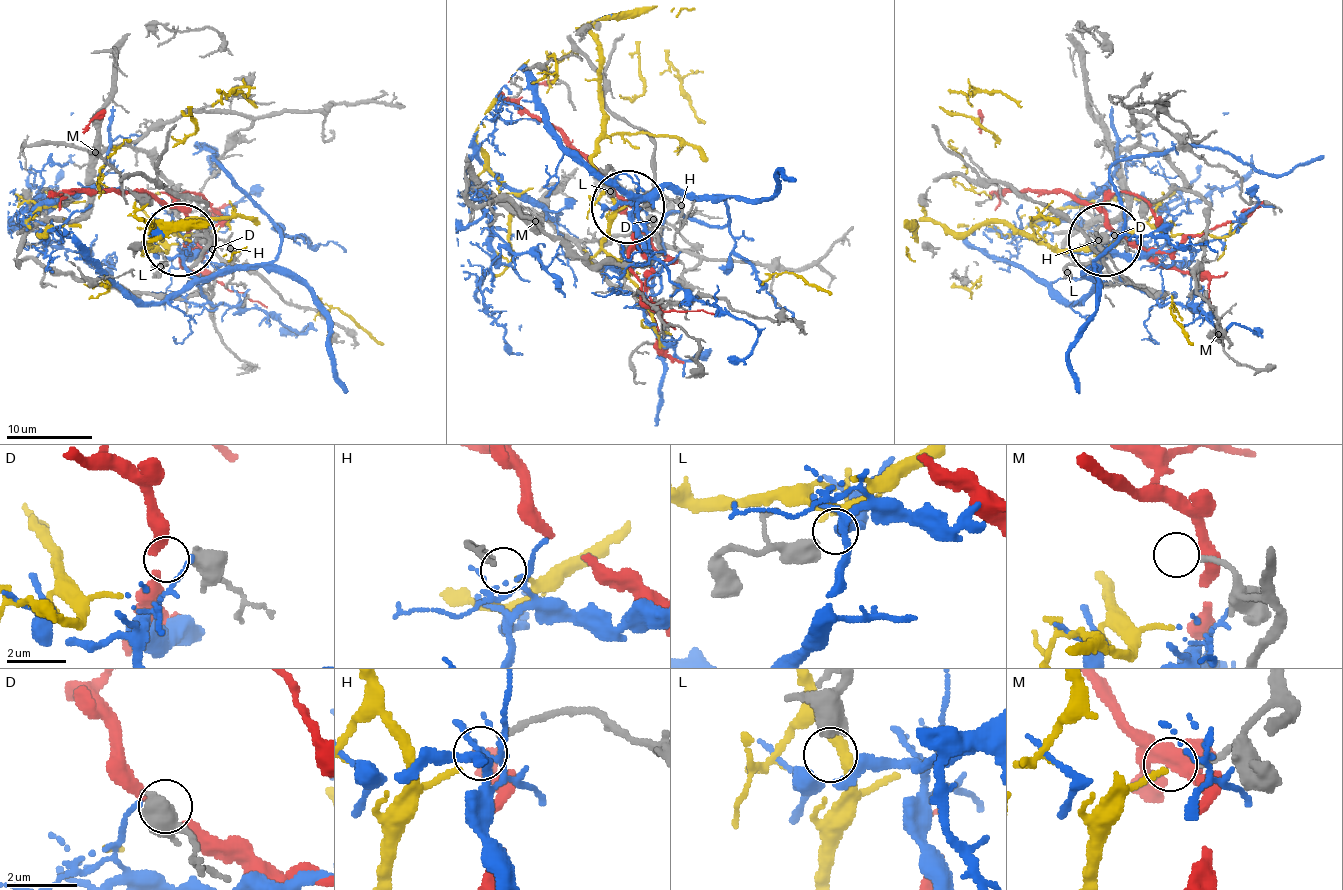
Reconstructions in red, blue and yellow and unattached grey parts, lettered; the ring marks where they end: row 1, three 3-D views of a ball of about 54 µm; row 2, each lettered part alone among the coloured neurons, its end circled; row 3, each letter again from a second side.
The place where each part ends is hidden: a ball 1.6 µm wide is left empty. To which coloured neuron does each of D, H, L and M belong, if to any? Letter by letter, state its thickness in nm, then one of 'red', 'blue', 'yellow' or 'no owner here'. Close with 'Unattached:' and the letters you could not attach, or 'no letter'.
D: 360 nm | no owner here
H: 200 nm | yellow
L: 440 nm | blue
M: 200 nm | no owner here
Unattached: D, M

